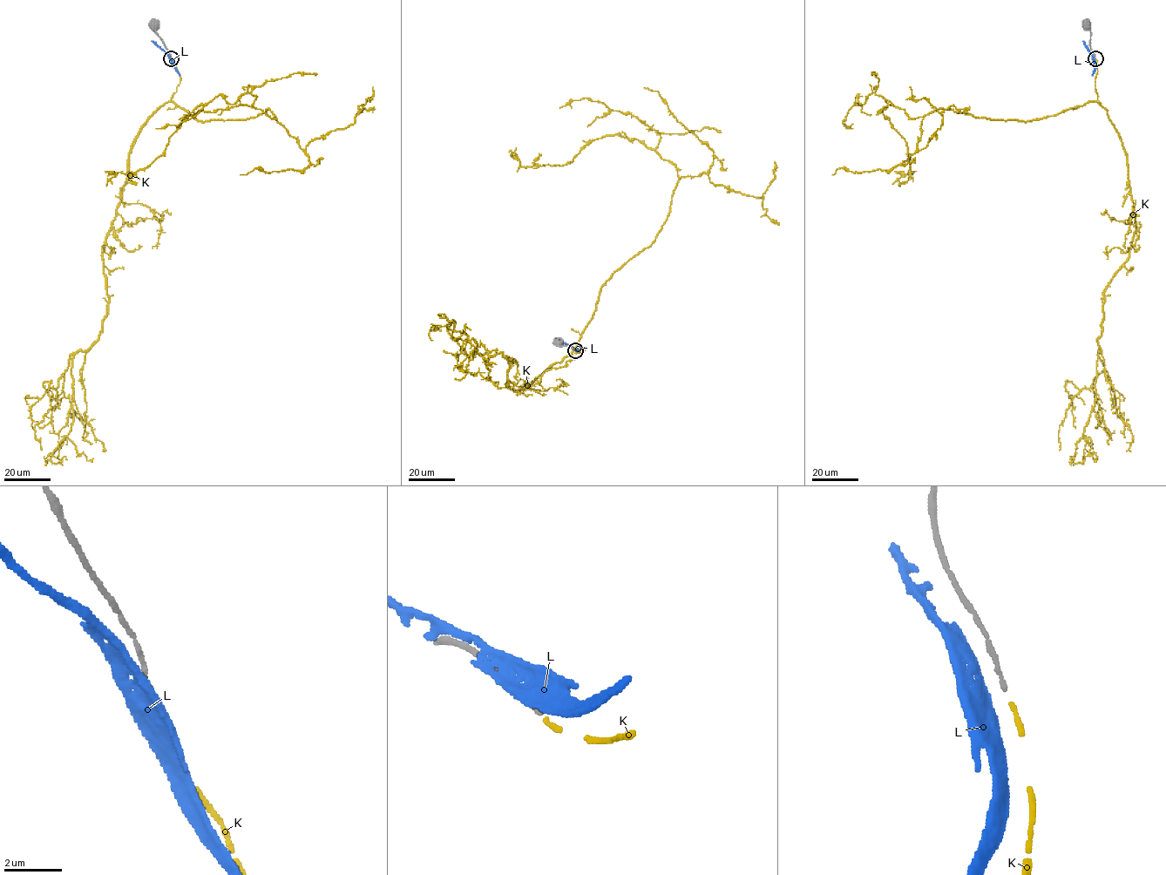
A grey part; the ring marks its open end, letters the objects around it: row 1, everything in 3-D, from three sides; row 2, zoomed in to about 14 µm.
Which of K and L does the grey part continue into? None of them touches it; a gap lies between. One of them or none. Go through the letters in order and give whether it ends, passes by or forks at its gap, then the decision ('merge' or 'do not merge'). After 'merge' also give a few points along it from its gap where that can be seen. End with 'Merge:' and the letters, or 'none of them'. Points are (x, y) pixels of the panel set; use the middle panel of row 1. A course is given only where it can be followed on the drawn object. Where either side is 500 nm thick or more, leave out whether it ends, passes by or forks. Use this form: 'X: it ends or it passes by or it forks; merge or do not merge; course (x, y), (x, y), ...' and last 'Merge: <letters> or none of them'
K: it ends; merge; course (575, 351), (600, 288), (654, 240), (677, 167), (617, 134), (561, 166), (522, 166), (510, 154)
L: it passes by; do not merge
Merge: K

